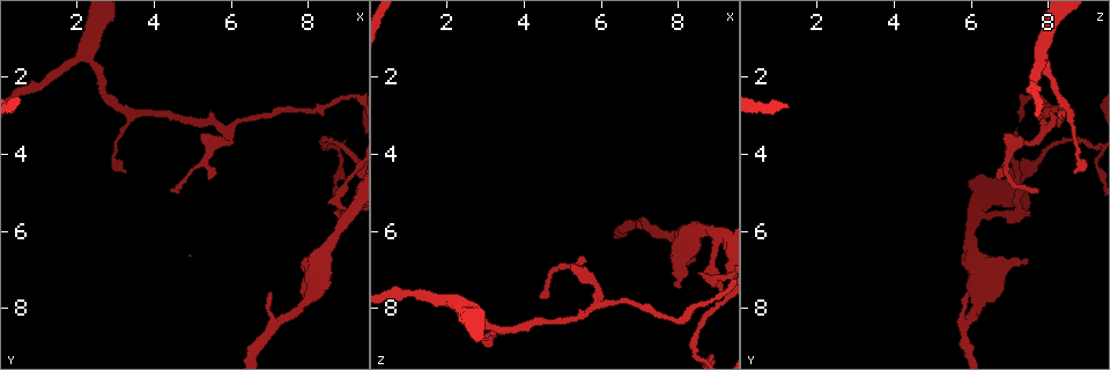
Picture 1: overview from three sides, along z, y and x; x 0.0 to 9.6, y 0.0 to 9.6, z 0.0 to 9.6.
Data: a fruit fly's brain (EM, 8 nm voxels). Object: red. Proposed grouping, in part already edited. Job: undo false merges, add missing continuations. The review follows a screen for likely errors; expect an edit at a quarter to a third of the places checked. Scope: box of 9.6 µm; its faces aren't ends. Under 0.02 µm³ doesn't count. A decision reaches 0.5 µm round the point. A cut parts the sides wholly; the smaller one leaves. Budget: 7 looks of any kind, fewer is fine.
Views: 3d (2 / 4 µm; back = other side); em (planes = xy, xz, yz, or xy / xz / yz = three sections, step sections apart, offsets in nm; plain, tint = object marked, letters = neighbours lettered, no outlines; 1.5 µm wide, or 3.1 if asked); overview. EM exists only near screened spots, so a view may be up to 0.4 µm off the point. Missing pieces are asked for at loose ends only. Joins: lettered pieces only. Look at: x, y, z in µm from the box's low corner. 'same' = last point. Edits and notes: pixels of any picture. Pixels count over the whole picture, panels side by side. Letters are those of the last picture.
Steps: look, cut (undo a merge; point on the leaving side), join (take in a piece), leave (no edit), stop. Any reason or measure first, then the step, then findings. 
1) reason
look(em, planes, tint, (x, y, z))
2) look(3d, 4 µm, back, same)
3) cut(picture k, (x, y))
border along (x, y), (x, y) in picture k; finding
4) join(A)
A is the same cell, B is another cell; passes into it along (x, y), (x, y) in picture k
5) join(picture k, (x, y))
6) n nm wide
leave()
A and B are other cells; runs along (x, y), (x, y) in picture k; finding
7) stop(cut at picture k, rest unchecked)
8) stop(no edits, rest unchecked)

calibre changes
look(em, planes, letters, (7.95, 7.90, 6.20))

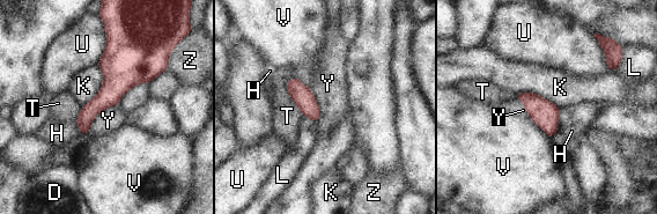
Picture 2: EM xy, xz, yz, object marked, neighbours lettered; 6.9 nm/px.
leave()
D, H, K, L, T, U, V, Y and Z are other cells; border along (117, 103), (96, 115), (88, 133) in picture 2; all the same cell

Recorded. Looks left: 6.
sharp bend
look(3d, 2 µm, (8.95, 5.60, 7.10))

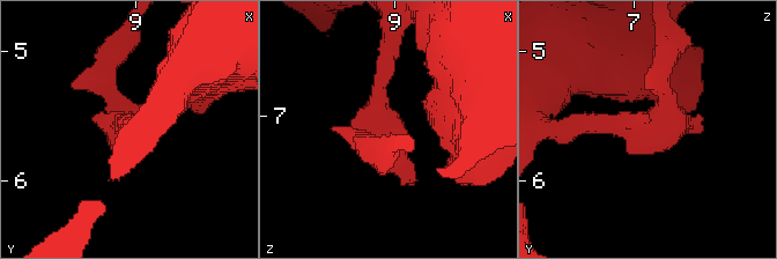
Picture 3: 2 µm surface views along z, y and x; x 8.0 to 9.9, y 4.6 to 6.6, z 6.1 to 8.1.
look(em, yz, step 8, tint, (8.88, 5.60, 7.12))

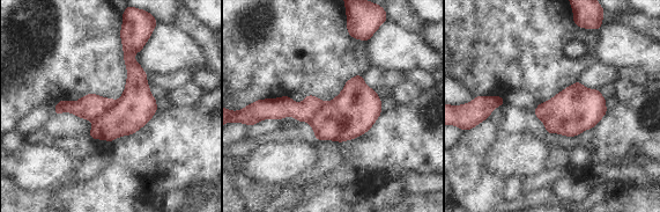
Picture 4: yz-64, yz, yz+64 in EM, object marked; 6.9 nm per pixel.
another direction
look(em, planes, letters, same)

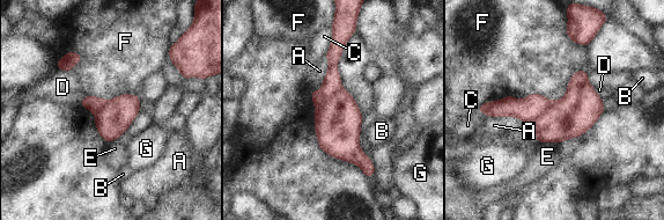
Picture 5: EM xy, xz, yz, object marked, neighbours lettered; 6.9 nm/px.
240 nm wide
cut(picture 5, (338, 120))
A, B, C, D, E, F and G are other cells; border along (341, 88), (334, 92), (316, 112) in picture 5; two cells meet here

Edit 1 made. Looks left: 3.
stop(cut at picture 5, rest unchecked)

